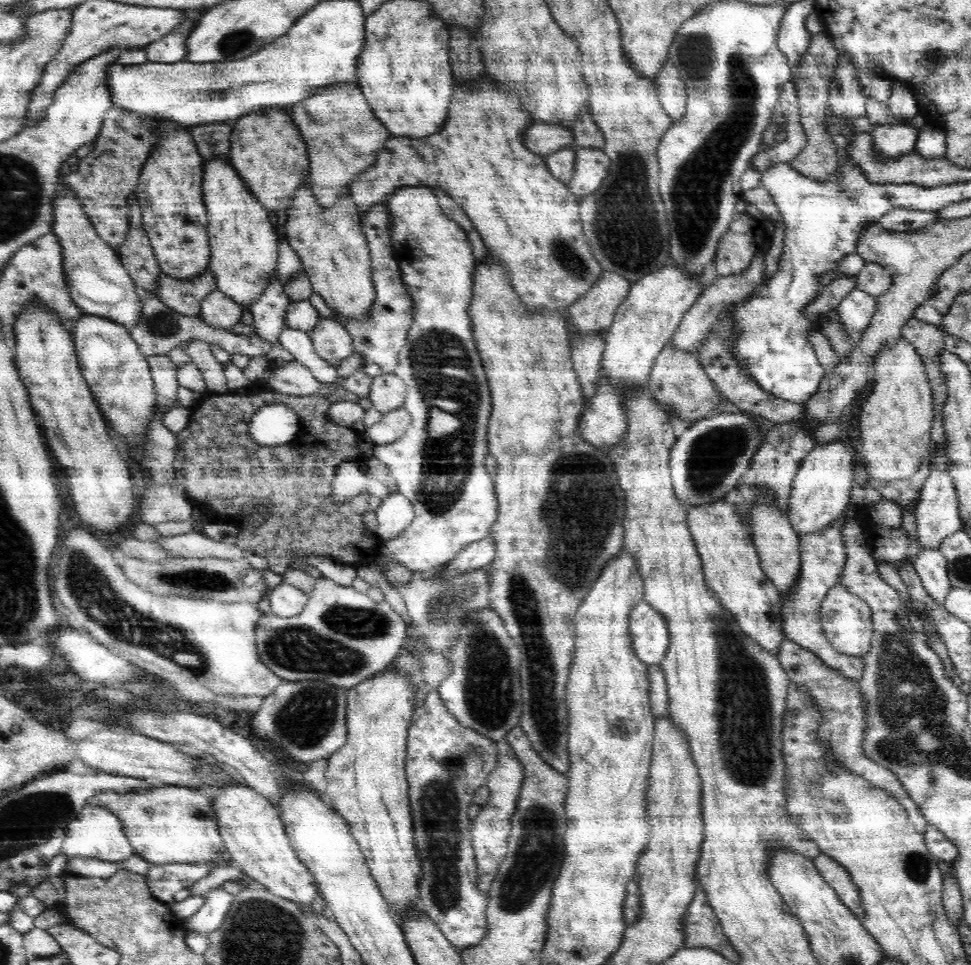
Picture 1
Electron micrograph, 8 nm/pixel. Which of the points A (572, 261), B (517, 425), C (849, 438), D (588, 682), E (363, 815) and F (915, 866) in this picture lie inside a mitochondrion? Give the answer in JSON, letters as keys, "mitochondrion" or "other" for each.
{"A":"mitochondrion","B":"other","C":"other","D":"other","E":"other","F":"mitochondrion"}

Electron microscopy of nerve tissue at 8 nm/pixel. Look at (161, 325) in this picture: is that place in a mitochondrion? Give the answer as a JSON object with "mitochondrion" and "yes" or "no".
{"mitochondrion":"yes"}

